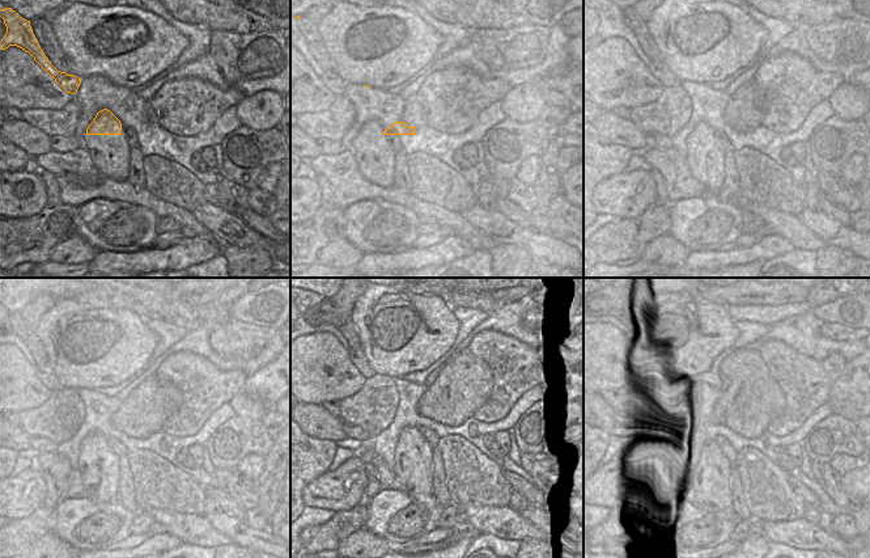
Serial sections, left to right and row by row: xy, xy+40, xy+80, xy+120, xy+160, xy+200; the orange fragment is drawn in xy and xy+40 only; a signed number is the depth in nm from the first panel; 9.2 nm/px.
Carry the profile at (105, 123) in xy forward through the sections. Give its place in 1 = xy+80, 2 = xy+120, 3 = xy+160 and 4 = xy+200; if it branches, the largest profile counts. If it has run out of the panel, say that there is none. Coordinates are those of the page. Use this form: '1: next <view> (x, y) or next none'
1: next xy+80 (701, 127)
2: next xy+120 (119, 455)
3: next xy+160 (414, 456)
4: next xy+200 (708, 468)

